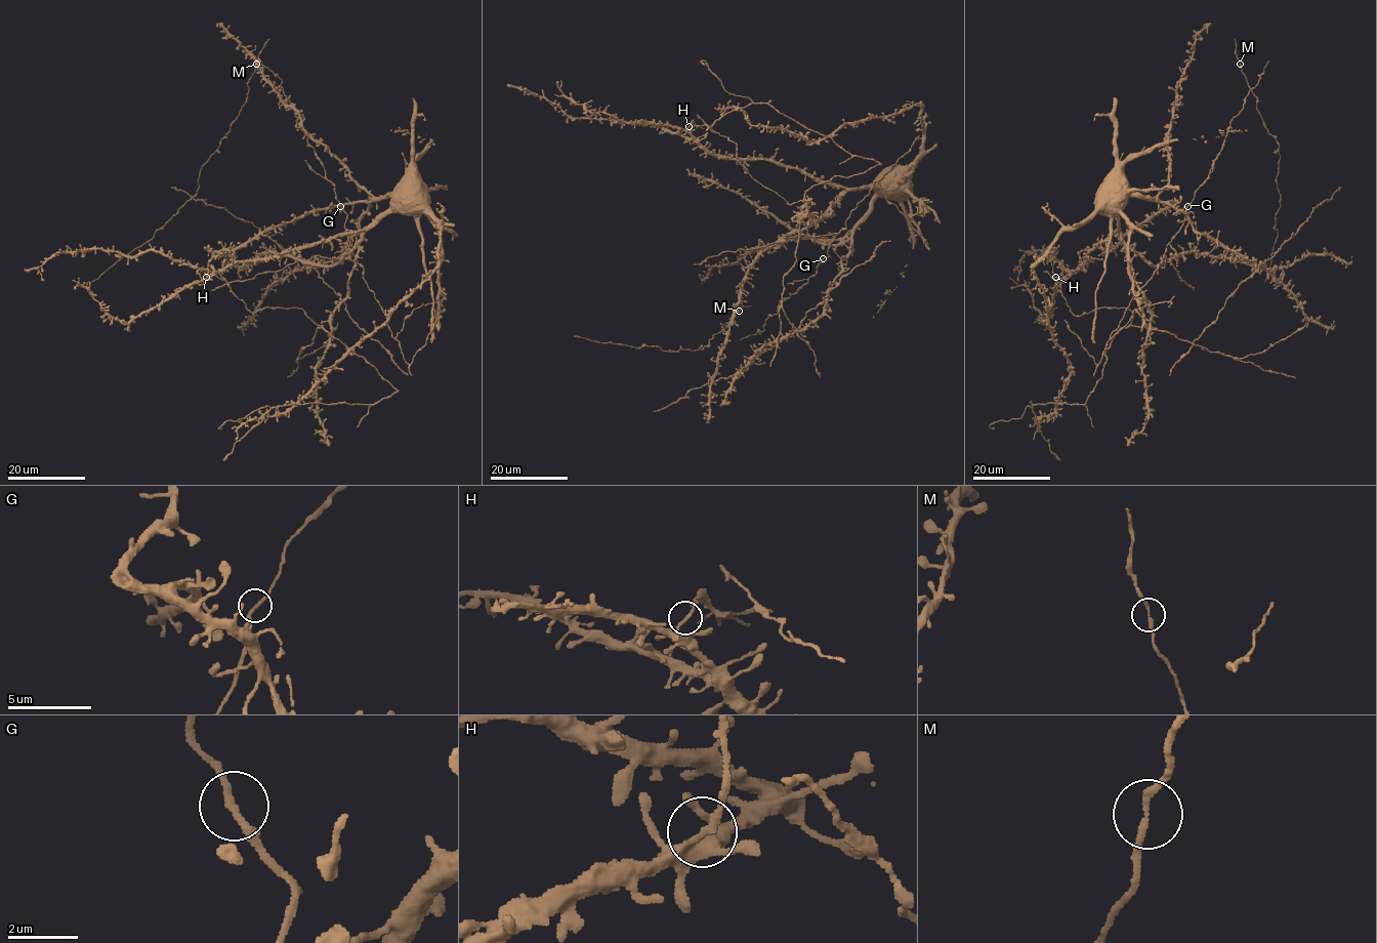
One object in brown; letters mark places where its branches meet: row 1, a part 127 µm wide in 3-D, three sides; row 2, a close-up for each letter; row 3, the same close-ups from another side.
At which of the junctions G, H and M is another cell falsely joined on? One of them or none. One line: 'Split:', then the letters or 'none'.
Split: H

